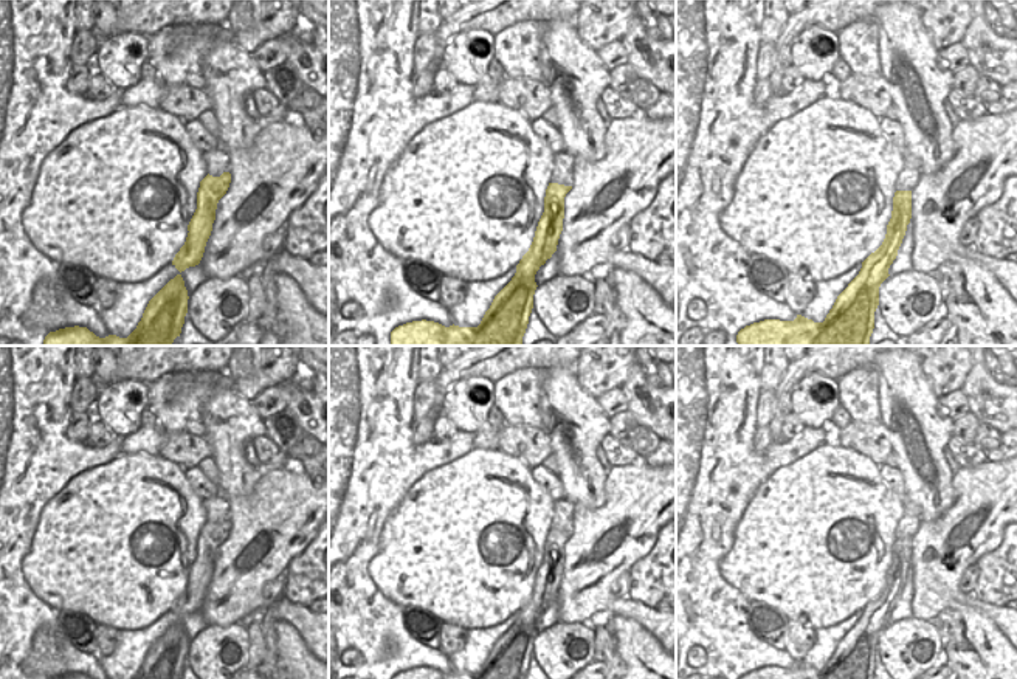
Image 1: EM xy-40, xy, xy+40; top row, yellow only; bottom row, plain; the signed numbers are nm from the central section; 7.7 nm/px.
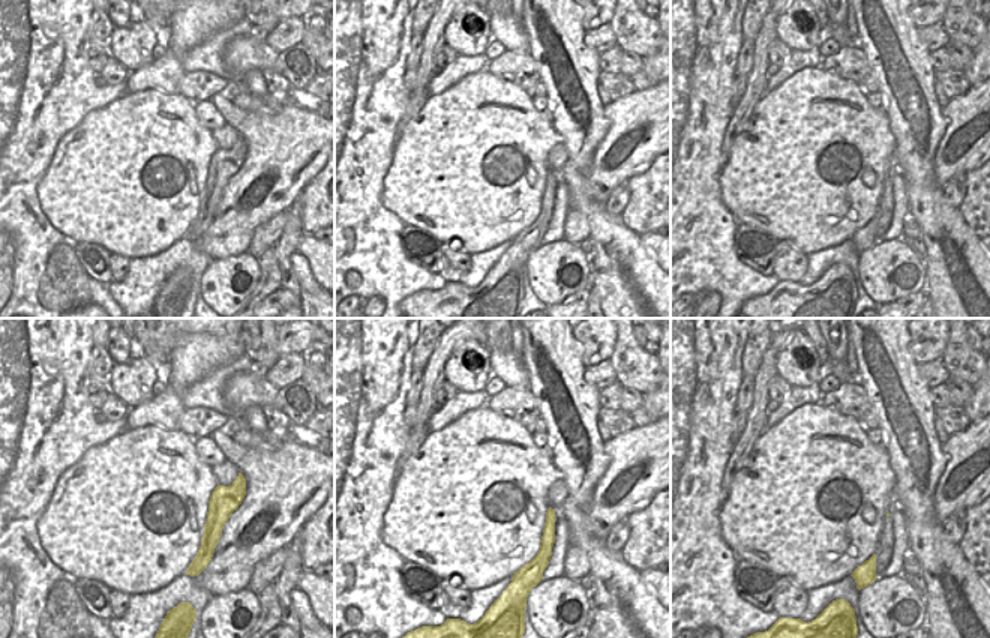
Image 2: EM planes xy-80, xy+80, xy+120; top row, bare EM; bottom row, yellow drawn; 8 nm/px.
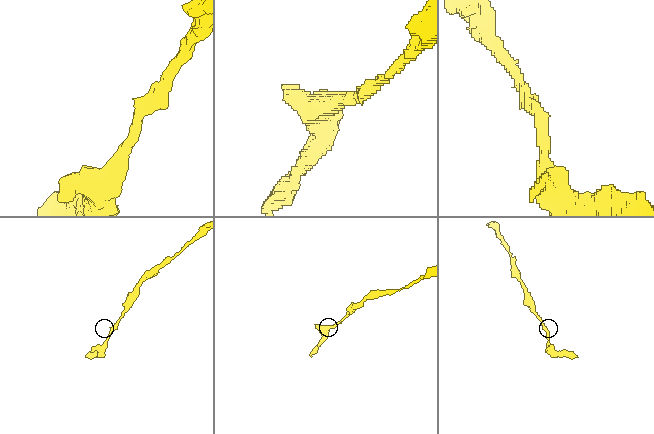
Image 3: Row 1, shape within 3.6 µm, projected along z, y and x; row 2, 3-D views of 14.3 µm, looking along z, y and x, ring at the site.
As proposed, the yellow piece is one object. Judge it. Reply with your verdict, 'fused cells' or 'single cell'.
single cell

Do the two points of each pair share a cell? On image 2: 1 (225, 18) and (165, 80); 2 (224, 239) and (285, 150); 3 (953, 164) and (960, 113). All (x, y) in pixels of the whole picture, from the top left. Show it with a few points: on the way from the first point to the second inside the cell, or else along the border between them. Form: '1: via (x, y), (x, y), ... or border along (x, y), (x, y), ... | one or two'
1: via (206, 20), (174, 51), (171, 60) | one
2: via (246, 216), (264, 201), (281, 173) | one
3: via (957, 152), (969, 137), (969, 125) | one

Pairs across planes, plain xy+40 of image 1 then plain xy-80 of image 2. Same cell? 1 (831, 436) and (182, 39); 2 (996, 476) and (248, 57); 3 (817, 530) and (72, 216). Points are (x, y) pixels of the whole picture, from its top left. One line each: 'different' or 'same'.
1: same
2: different
3: same

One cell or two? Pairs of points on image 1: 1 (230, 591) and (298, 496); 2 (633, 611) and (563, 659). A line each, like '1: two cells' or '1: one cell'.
1: one cell
2: two cells

